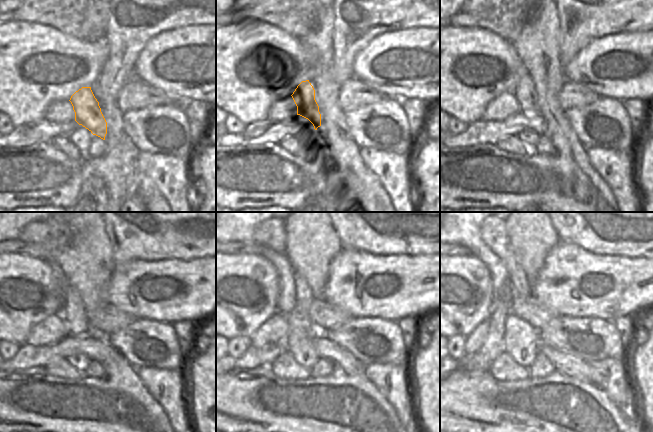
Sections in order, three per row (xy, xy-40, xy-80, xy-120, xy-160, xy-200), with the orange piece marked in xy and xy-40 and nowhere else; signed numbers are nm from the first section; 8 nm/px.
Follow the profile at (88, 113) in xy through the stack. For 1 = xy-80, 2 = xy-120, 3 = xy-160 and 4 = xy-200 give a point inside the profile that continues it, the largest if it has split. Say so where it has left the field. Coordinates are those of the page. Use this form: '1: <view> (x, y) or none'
1: xy-80 (524, 92)
2: xy-120 (73, 312)
3: xy-160 (303, 295)
4: xy-200 (494, 234)

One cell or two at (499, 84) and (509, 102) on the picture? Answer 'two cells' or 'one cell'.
two cells

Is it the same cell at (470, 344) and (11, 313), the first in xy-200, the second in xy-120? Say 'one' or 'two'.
two

